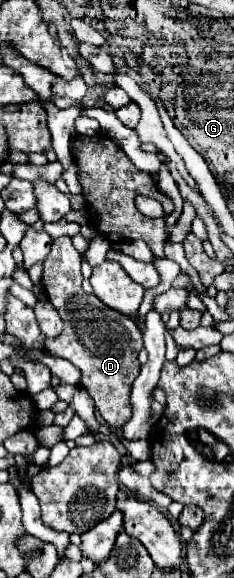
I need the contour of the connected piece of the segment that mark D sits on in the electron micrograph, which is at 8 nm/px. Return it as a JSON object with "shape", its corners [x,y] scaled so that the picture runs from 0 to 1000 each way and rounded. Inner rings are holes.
{"shape":[[[295,410],[226,413],[218,438],[184,462],[184,500],[278,559],[252,583],[192,587],[192,604],[244,618],[295,621],[346,642],[338,666],[380,676],[449,732],[483,742],[517,742],[568,718],[560,666],[603,638],[585,611],[611,604],[611,580],[560,548],[457,531],[406,510],[355,507],[346,438],[312,427]]]}

